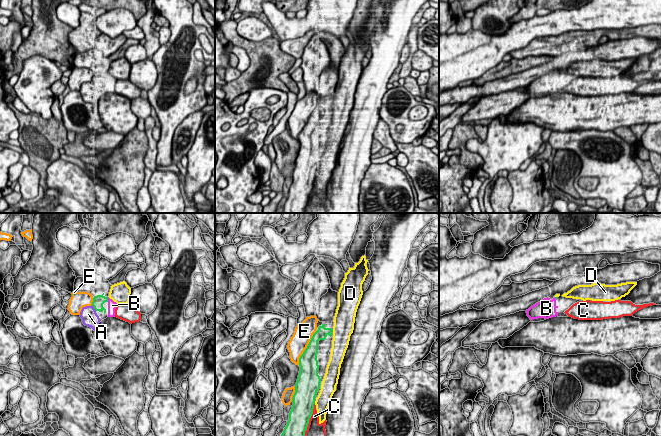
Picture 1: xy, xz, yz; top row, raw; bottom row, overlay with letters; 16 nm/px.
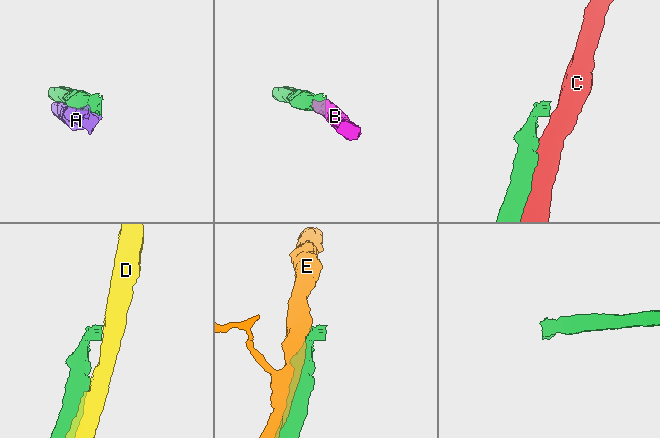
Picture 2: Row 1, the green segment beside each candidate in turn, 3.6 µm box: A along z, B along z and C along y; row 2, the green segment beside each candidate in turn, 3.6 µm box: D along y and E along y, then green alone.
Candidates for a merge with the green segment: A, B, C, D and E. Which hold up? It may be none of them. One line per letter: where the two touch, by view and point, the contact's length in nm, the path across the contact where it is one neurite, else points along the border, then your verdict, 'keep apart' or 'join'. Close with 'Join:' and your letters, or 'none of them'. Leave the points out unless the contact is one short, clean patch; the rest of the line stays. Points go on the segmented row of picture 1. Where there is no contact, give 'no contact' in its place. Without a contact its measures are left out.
A: meets green in xy at (94, 308); contact 130 nm long; keep apart
B: meets green in xy at (107, 299); contact 80 nm long; join
C: meets green in xz at (309, 419); contact 550 nm long; keep apart
D: meets green in xz at (332, 330); contact 50 nm long; keep apart
E: meets green in xz at (305, 349); contact 650 nm long; keep apart
Join: B

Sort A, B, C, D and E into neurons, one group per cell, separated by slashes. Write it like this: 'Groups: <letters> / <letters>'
Groups: A / B / C / D / E

